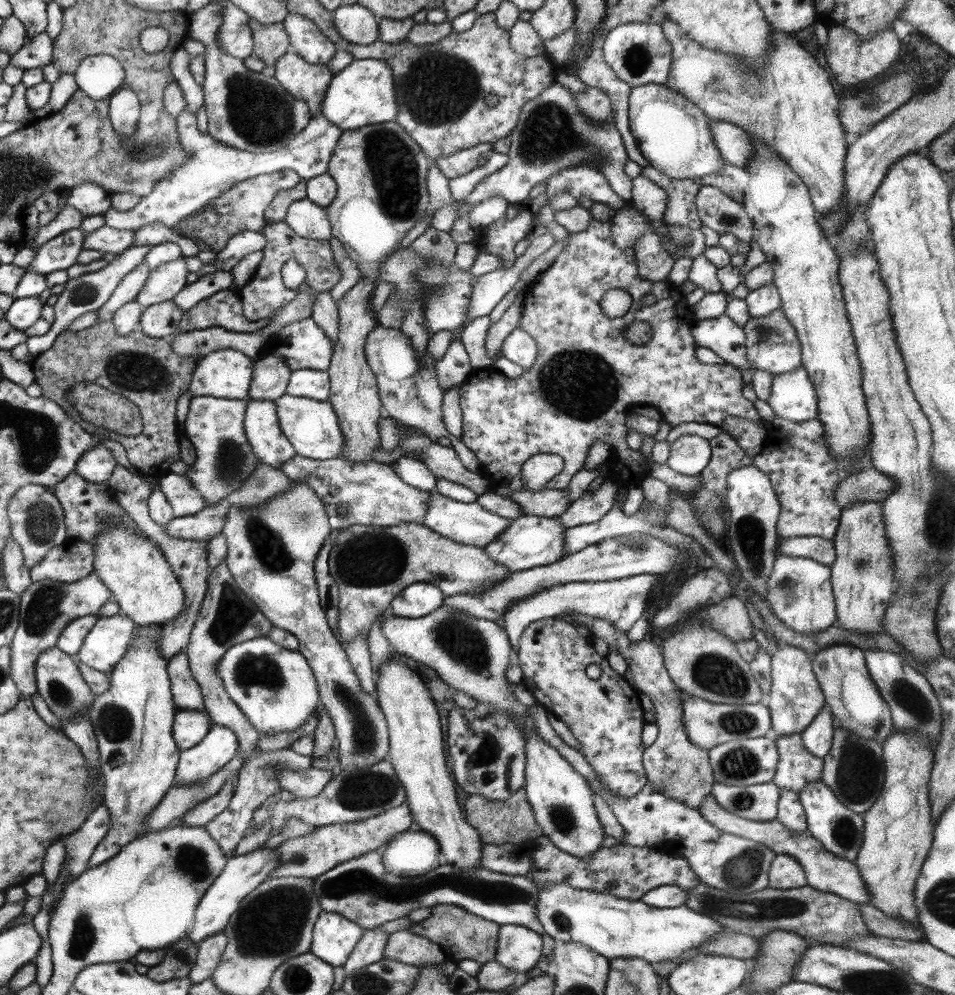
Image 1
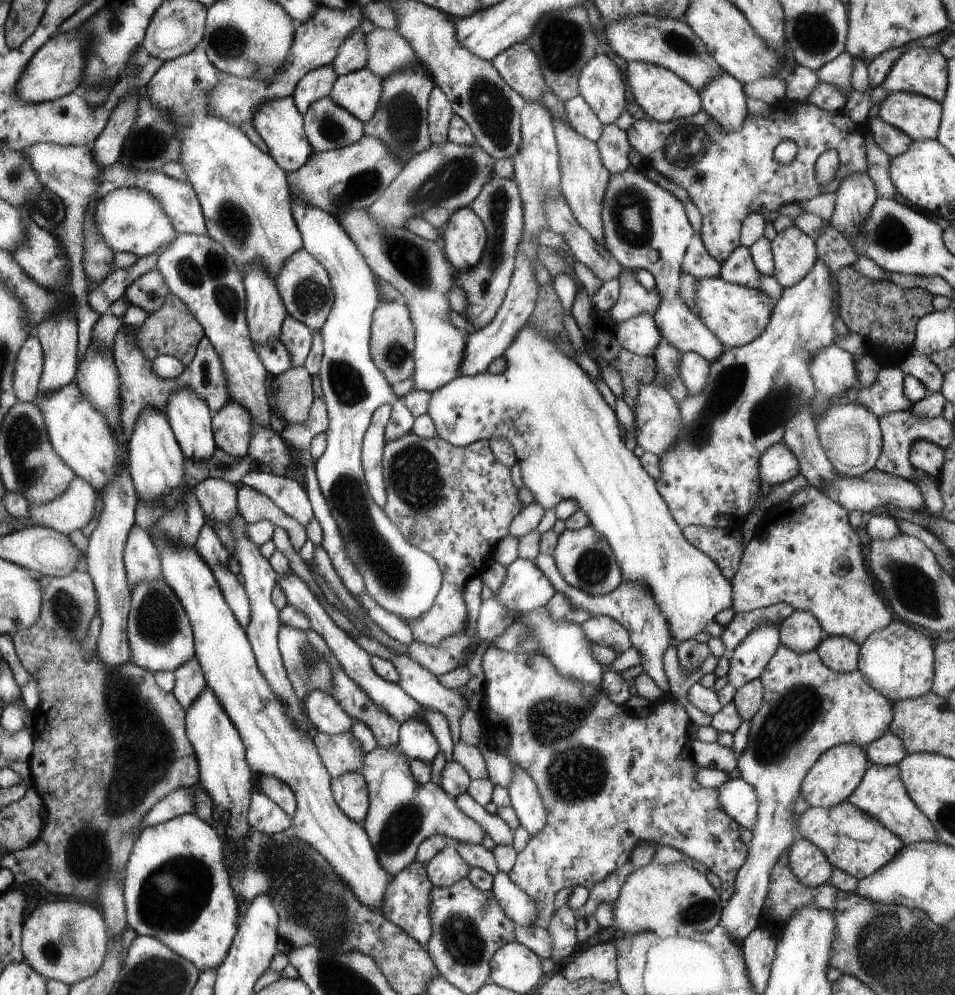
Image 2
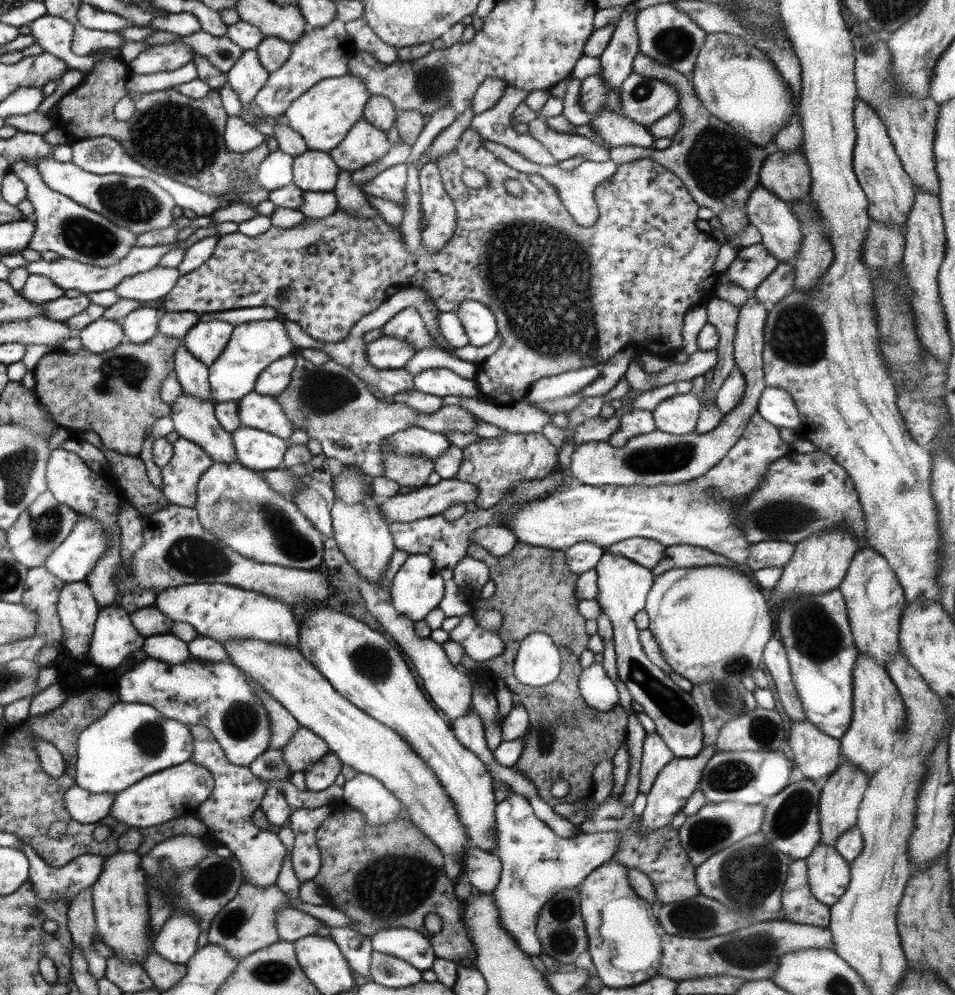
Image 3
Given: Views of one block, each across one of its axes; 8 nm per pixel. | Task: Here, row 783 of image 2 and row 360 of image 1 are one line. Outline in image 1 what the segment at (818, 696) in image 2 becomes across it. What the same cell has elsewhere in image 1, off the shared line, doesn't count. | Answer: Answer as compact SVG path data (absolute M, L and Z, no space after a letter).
M781 308L773 310L771 314L765 314L761 318L749 318L747 324L743 326L743 334L745 334L745 362L747 368L757 372L767 372L771 376L777 374L785 374L785 372L793 372L801 366L801 344L797 340L797 332L793 330L791 322L787 320L787 316L783 314Z

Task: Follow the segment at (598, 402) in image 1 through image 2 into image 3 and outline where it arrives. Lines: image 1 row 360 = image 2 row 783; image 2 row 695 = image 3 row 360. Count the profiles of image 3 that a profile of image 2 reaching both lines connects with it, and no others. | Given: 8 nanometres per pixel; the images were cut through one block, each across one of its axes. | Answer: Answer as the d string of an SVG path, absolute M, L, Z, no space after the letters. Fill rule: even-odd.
M473 132L461 134L457 146L453 150L449 150L447 154L435 158L433 164L439 170L443 194L447 194L447 198L455 206L455 232L449 238L449 242L443 242L441 248L429 250L429 246L425 246L421 242L419 248L413 254L409 254L409 252L405 252L399 228L387 224L387 220L381 214L377 214L373 218L371 216L353 216L353 214L347 214L345 210L337 208L331 216L327 216L323 220L315 220L315 218L305 216L305 220L299 222L293 228L271 226L267 232L263 232L263 234L259 234L255 238L249 238L249 236L245 236L241 232L219 236L219 242L217 242L213 254L209 256L209 260L199 270L193 270L191 274L181 276L177 280L177 284L171 288L171 292L163 298L165 306L167 306L165 310L167 312L195 312L195 314L201 316L203 312L221 312L221 310L235 310L235 308L257 308L257 306L273 308L279 314L279 320L297 322L297 326L309 338L319 340L323 344L335 344L335 342L345 342L345 338L349 338L349 332L357 326L357 322L361 318L365 318L365 314L369 314L369 312L373 312L373 310L377 310L381 306L381 302L385 300L385 290L389 286L393 286L393 288L395 286L397 288L405 288L405 286L407 288L423 288L423 282L425 282L425 292L435 302L435 308L439 312L451 312L463 300L481 302L483 306L487 306L493 312L493 316L497 320L497 338L501 340L501 344L497 344L497 352L493 352L489 358L485 358L477 366L477 376L473 380L477 390L479 390L479 394L493 406L513 406L513 404L519 404L519 402L525 400L525 396L531 390L533 382L537 382L541 378L557 376L561 372L565 374L567 370L581 370L581 368L587 368L587 366L601 366L611 356L615 356L617 350L623 350L627 346L635 346L639 350L647 348L649 354L653 354L653 356L657 356L657 358L661 358L665 362L669 362L671 356L675 356L675 354L679 354L683 350L681 324L685 320L687 310L691 310L693 306L705 306L709 302L709 298L715 296L719 274L713 272L711 268L713 268L713 262L715 262L715 256L717 256L717 250L719 250L721 244L717 244L709 234L705 234L705 232L695 228L695 220L699 220L697 218L699 206L697 206L697 202L693 202L693 198L685 190L683 182L673 172L665 170L663 166L655 164L649 158L617 166L615 174L595 188L595 204L599 206L599 220L591 228L585 228L585 226L579 226L573 220L573 216L565 210L565 206L563 206L555 186L551 186L539 174L525 174L525 172L513 170L511 166L507 166L505 162L495 158L489 150L485 150L479 144L479 136L473 134ZM465 168L483 170L487 174L487 186L479 188L479 190L465 188L465 184L461 180L461 174L463 174ZM507 180L517 180L521 184L521 188L523 188L523 194L521 196L509 196L505 186L503 186Z

